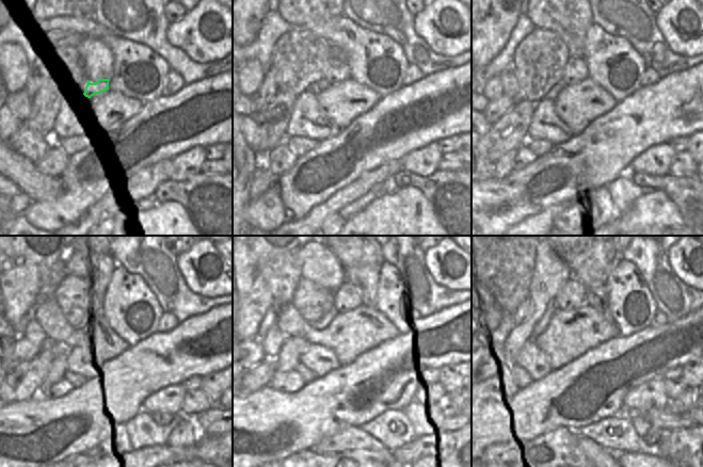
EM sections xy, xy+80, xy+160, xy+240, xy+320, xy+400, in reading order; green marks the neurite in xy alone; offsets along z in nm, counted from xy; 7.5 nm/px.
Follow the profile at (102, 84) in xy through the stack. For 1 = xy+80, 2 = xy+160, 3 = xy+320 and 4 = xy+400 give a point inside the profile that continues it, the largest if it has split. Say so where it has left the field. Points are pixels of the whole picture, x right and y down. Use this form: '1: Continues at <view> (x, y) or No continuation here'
1: Continues at xy+80 (337, 70)
2: Continues at xy+160 (575, 70)
3: Continues at xy+320 (346, 298)
4: Continues at xy+400 (574, 293)

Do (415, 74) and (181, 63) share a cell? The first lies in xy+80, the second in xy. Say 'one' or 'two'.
two

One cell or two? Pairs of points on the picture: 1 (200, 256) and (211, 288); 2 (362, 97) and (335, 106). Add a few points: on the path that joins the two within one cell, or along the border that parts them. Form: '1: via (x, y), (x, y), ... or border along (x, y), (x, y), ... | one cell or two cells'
1: via (190, 260), (197, 277), (202, 279) | one cell
2: via (355, 98), (341, 103) | one cell

